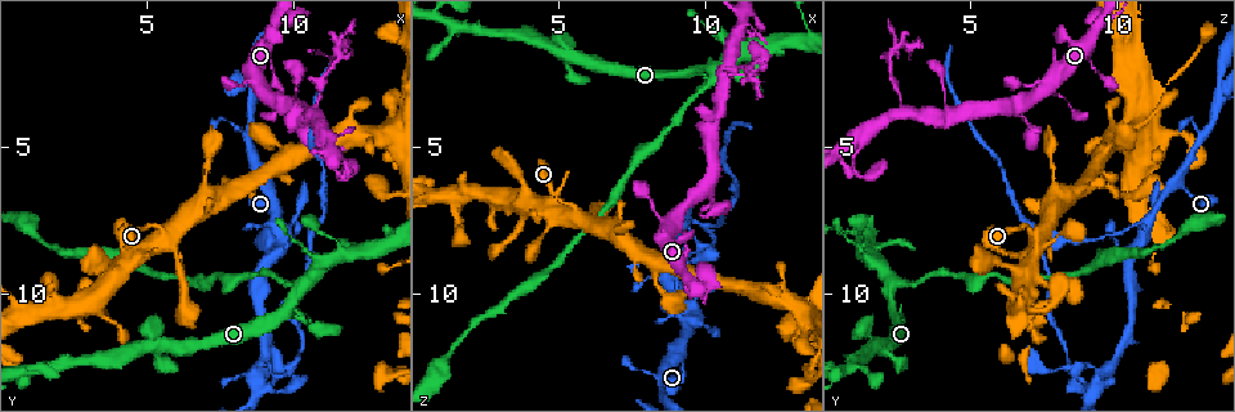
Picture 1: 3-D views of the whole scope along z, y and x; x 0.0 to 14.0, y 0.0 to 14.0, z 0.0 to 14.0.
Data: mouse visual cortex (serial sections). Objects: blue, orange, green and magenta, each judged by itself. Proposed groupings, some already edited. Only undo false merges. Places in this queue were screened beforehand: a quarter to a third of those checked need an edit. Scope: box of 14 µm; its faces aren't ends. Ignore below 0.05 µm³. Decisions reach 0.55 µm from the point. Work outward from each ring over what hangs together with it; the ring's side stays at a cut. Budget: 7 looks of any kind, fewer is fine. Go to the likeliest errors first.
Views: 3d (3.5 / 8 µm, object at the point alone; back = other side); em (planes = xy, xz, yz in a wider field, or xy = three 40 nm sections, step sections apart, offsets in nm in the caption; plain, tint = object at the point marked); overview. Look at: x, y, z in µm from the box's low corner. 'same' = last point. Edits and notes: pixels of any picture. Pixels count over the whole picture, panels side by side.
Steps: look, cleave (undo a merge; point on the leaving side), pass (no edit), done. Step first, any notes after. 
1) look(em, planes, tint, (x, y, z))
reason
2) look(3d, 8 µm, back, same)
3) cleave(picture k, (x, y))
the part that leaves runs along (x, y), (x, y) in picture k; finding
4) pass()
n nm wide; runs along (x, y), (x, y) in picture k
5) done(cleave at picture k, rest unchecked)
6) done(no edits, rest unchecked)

look(3d, 3.5 µm, (10.6, 3.8, 2.7))

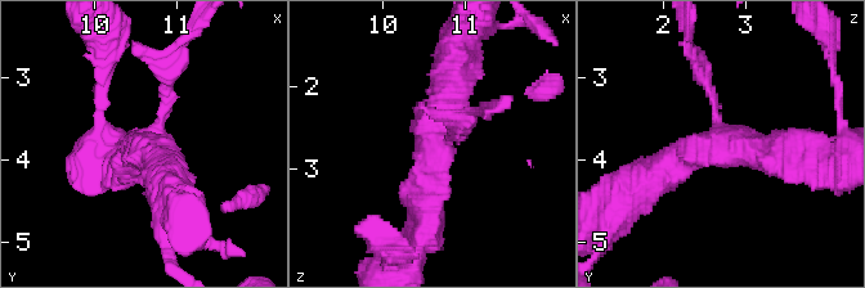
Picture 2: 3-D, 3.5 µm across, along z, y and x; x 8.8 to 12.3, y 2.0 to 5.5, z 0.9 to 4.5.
look(em, xy, step 3, tint, (10.55, 3.85, 2.75))
3 arms; arms of 150, 400, 400 nm; shape alone is not enough

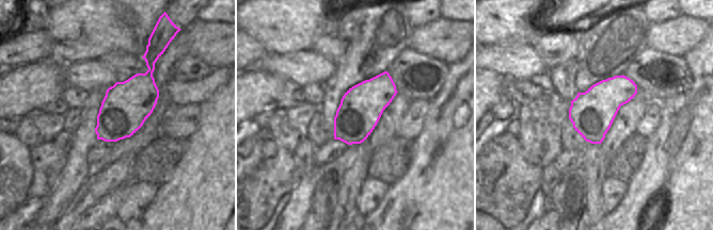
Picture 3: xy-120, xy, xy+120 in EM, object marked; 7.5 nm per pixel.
cleave(picture 2, (704, 70))
a second cell is stuck on

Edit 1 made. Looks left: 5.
look(3d, 3.5 µm, (9.1, 13.3, 9.0))
four or more arms meet

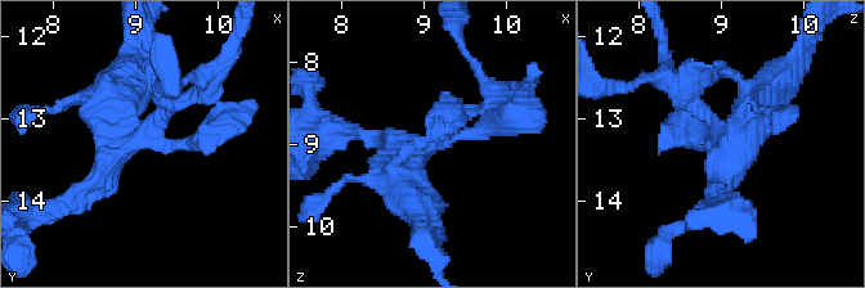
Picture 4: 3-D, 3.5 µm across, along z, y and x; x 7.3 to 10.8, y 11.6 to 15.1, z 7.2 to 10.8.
look(em, xy, step 1, tint, (9.05, 13.20, 9.05))
4 arms; arms of 200, 200, 250, 450 nm; shape alone is not enough

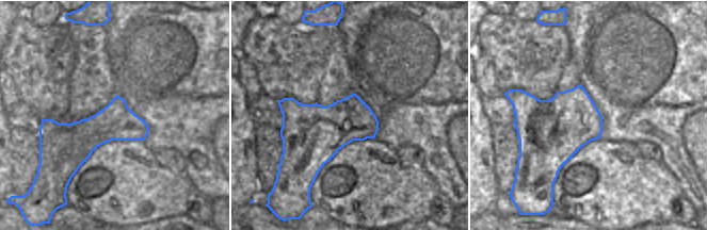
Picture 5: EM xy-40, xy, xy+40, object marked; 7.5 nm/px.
look(em, xy, step 3, tint, same)

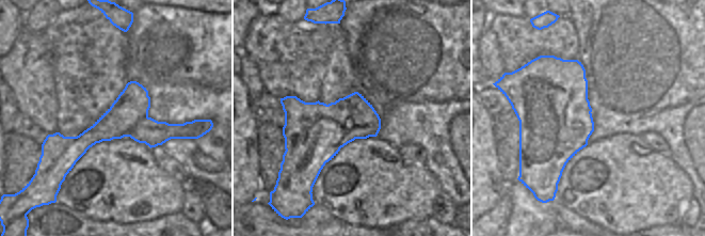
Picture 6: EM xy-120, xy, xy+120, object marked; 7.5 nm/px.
cleave(picture 4, (326, 145))
the part that leaves runs along (135, 138), (223, 66) in picture 4; a second cell is stuck on

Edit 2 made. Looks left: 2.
done(cleave at picture 2, cleave at picture 4, rest unchecked)

